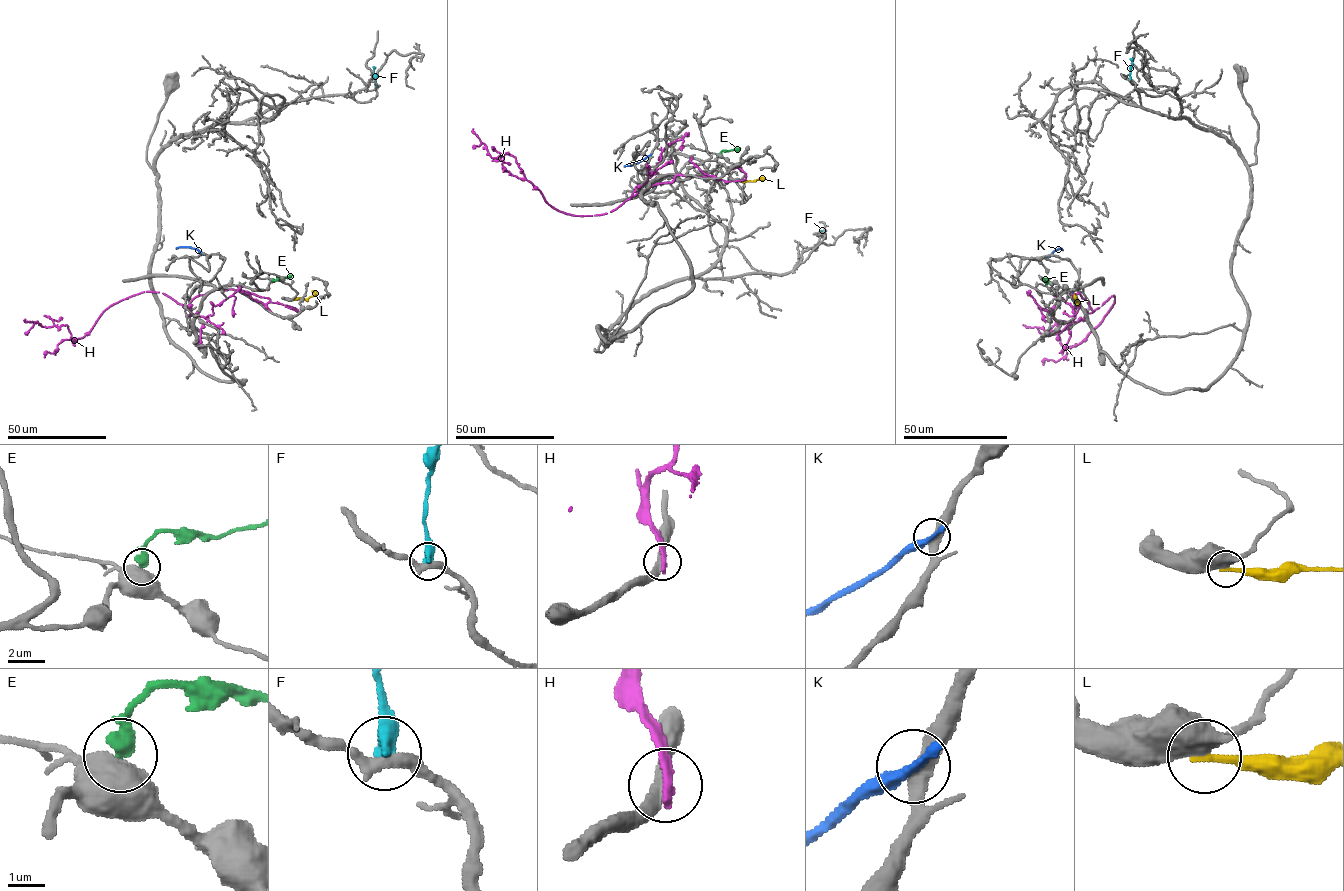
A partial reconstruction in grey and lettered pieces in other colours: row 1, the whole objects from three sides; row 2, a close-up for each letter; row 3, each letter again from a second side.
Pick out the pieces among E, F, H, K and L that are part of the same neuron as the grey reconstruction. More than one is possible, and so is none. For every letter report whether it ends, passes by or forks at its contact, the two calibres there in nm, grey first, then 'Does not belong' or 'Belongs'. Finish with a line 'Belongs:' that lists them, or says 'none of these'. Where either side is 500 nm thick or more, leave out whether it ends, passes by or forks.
E: Thickness 600 nm (grey) against 440 nm. Does not belong
F: Thickness 320 nm (grey) against 550 nm. Does not belong
H: It ends there. Thickness 360 nm (grey) against 320 nm. Does not belong
K: It ends there. Thickness 400 nm (grey) against 400 nm. Does not belong
L: It ends there. Thickness 480 nm (grey) against 200 nm. Does not belong
Belongs: none of these

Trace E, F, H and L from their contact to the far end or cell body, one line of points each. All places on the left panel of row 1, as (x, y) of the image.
E: (272, 279), (292, 275)
F: (376, 87), (373, 67)
H: (271, 312), (268, 298), (217, 289), (185, 307), (143, 292), (114, 303), (75, 341), (66, 325), (25, 319)
L: (291, 300), (307, 299), (314, 295), (312, 290)

